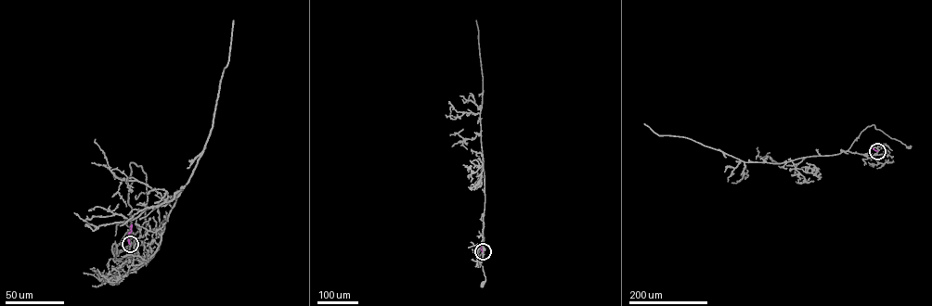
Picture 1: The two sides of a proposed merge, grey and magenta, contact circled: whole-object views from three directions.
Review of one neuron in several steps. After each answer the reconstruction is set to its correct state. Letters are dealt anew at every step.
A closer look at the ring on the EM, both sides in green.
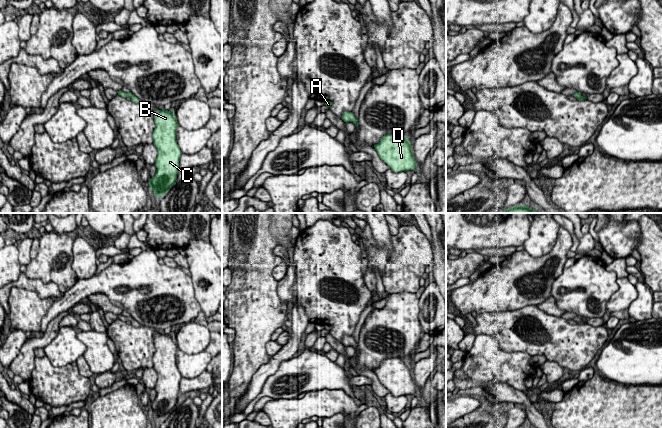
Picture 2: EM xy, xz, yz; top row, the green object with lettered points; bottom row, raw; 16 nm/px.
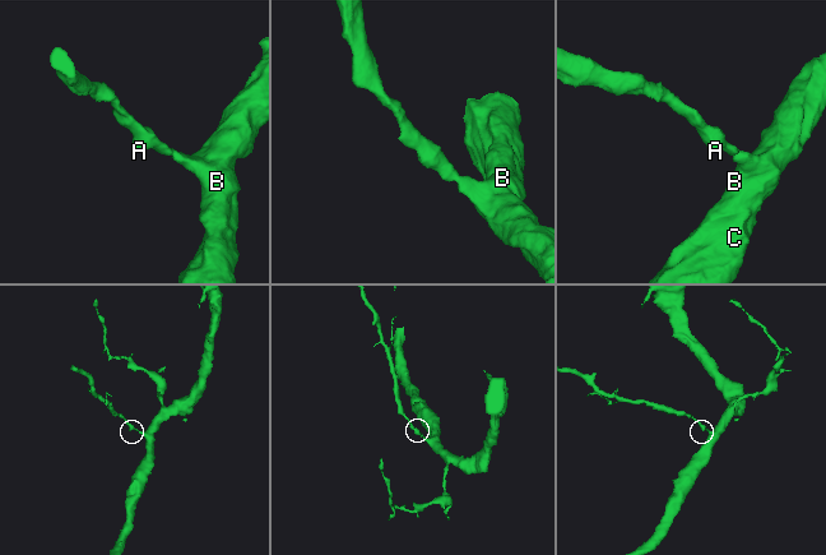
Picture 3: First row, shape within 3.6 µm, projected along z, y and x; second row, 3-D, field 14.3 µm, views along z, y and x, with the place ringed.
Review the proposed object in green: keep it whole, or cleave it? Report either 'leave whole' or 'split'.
leave whole

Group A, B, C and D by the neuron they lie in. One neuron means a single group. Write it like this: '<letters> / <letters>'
A B C D

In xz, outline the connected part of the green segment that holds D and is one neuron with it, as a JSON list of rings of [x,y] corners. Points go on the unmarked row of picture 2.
[[[400,358],[384,359],[378,368],[374,369],[380,383],[393,396],[406,396],[417,393],[417,386],[412,377],[411,366]]]

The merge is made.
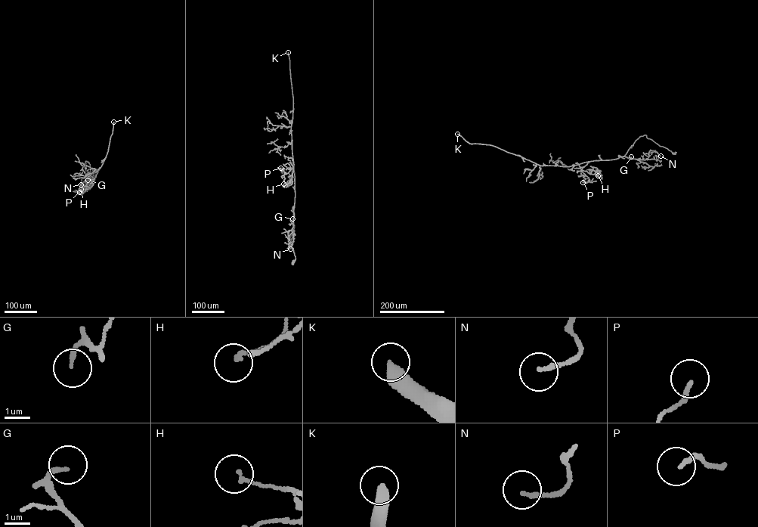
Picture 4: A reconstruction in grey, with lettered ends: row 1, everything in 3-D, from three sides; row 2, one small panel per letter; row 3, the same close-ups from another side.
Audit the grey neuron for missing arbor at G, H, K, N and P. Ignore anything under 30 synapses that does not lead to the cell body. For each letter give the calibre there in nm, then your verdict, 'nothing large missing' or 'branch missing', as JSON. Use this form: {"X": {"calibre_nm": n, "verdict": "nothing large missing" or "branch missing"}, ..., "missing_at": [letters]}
{"G": {"calibre_nm": 160, "verdict": "branch missing"}, "H": {"calibre_nm": 140, "verdict": "nothing large missing"}, "K": {"calibre_nm": 480, "verdict": "branch missing"}, "N": {"calibre_nm": 160, "verdict": "nothing large missing"}, "P": {"calibre_nm": 160, "verdict": "nothing large missing"}, "missing_at": ["G", "K"]}

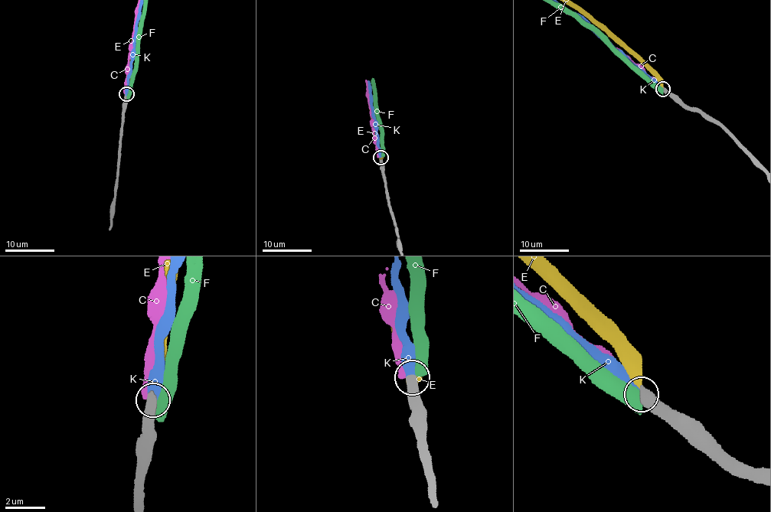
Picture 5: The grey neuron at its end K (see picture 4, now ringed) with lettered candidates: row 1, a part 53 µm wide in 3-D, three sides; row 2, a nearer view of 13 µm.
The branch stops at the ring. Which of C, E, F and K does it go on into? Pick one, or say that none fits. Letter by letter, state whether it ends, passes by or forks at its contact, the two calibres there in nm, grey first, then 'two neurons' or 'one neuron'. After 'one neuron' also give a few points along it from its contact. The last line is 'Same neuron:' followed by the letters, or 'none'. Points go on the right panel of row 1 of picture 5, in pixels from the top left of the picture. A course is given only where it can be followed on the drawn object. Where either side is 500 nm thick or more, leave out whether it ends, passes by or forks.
C: 500 nm thick on the grey side, 360 nm on the other; two neurons
E: 480 nm thick on the grey side, 500 nm on the other; two neurons
F: 600 nm thick on the grey side, 650 nm on the other; two neurons
K: 550 nm thick on the grey side, 550 nm on the other; one neuron
Same neuron: K

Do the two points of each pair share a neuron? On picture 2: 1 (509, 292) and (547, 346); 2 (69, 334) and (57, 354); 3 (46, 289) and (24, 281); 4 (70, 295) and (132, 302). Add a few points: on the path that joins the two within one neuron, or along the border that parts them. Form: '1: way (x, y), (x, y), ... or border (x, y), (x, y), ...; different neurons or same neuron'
1: border (535, 304), (497, 312); different neurons
2: way (66, 339), (66, 345), (62, 349); same neuron
3: way (41, 288), (34, 284), (29, 284); same neuron
4: way (85, 287), (111, 287), (117, 291); same neuron

